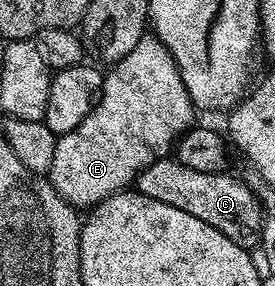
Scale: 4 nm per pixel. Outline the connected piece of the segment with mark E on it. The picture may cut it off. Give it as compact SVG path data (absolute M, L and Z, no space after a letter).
M145 34L137 42L137 46L133 46L133 50L129 50L129 54L125 54L125 58L121 58L116 64L110 65L106 69L103 86L99 89L99 94L91 113L85 118L85 122L81 122L81 126L77 126L77 130L73 130L69 134L58 137L53 150L53 166L49 173L51 184L55 187L55 193L61 198L65 198L75 209L90 210L96 204L101 203L106 196L112 196L115 192L122 192L128 186L136 183L137 177L143 169L148 168L154 160L160 159L161 153L167 154L172 151L173 145L176 143L177 137L192 127L191 112L193 113L193 105L185 82L181 82L181 74L177 70L177 66L173 62L173 58L169 54L169 50L158 40L154 34Z

